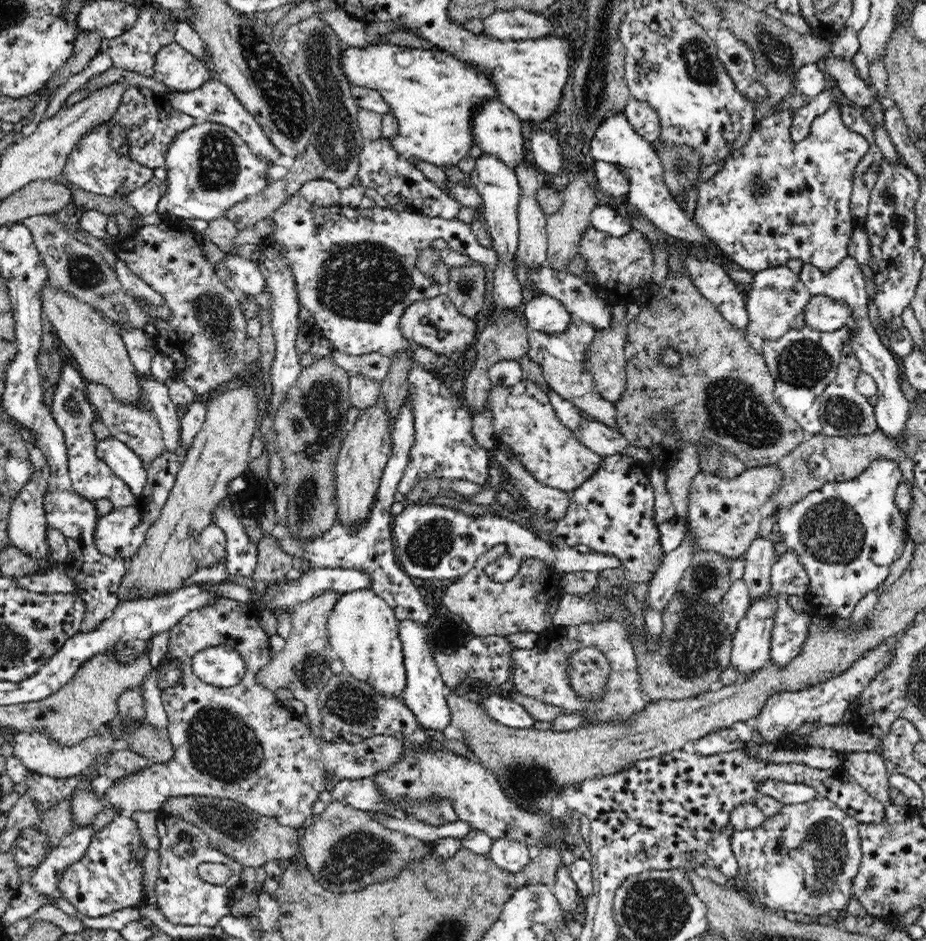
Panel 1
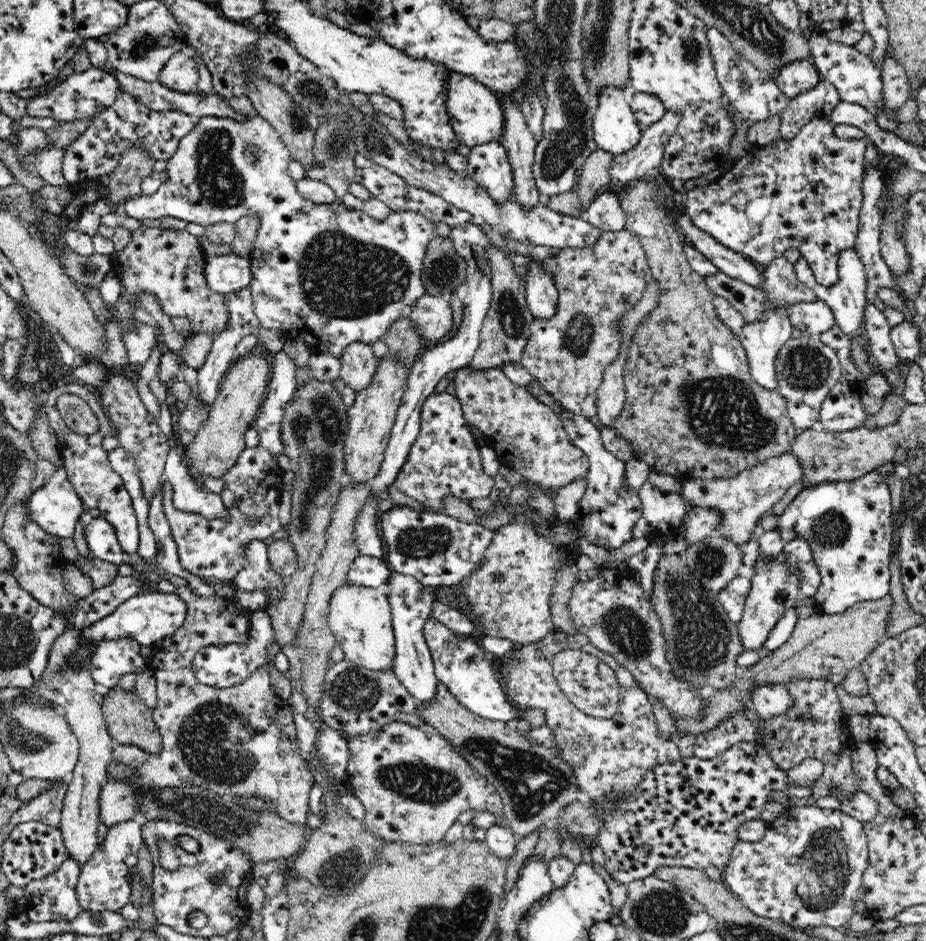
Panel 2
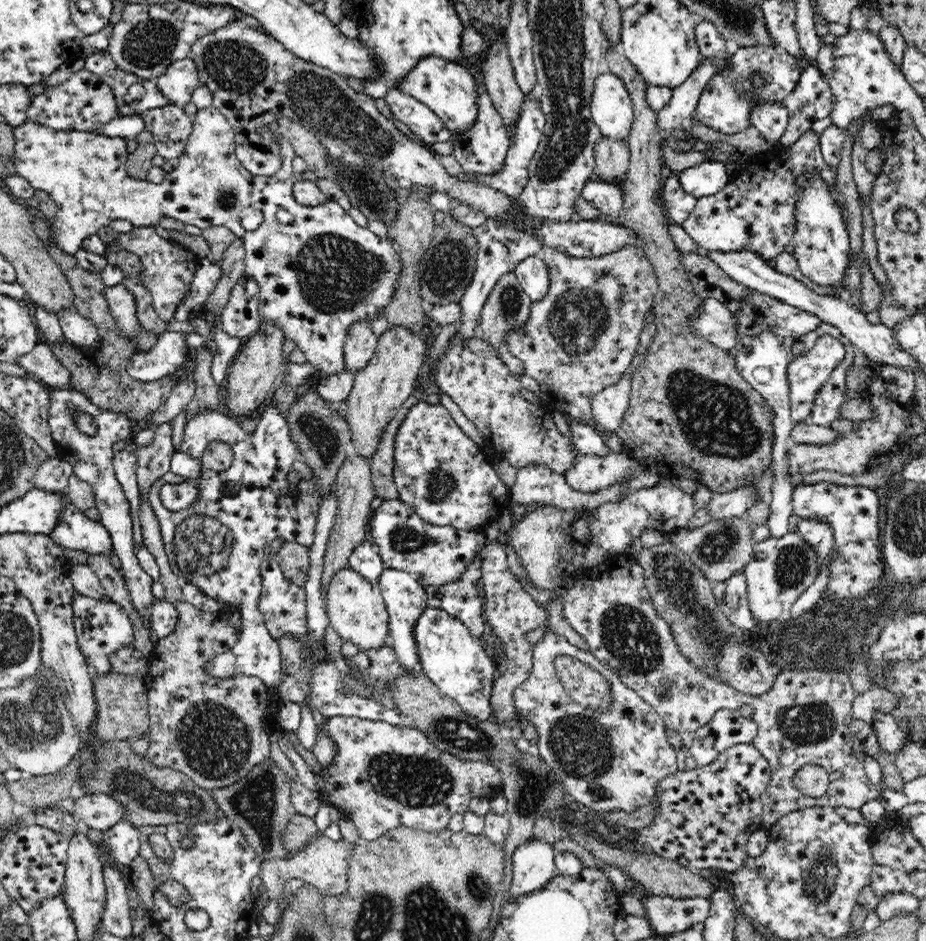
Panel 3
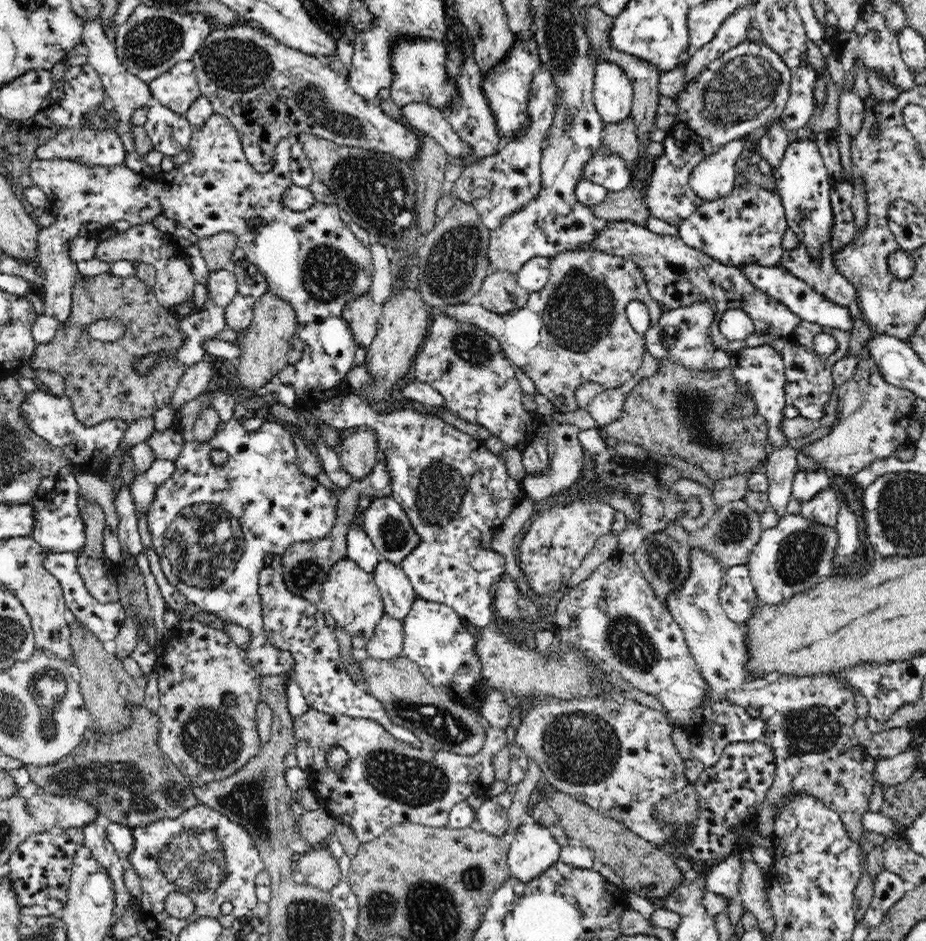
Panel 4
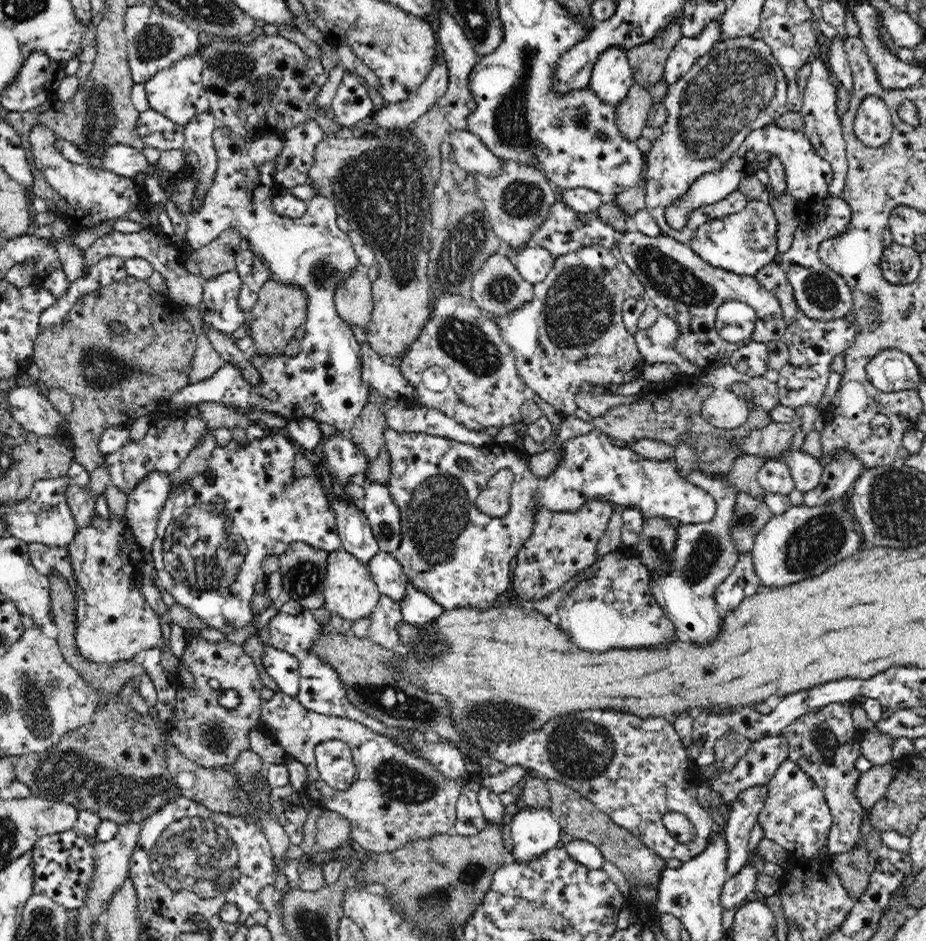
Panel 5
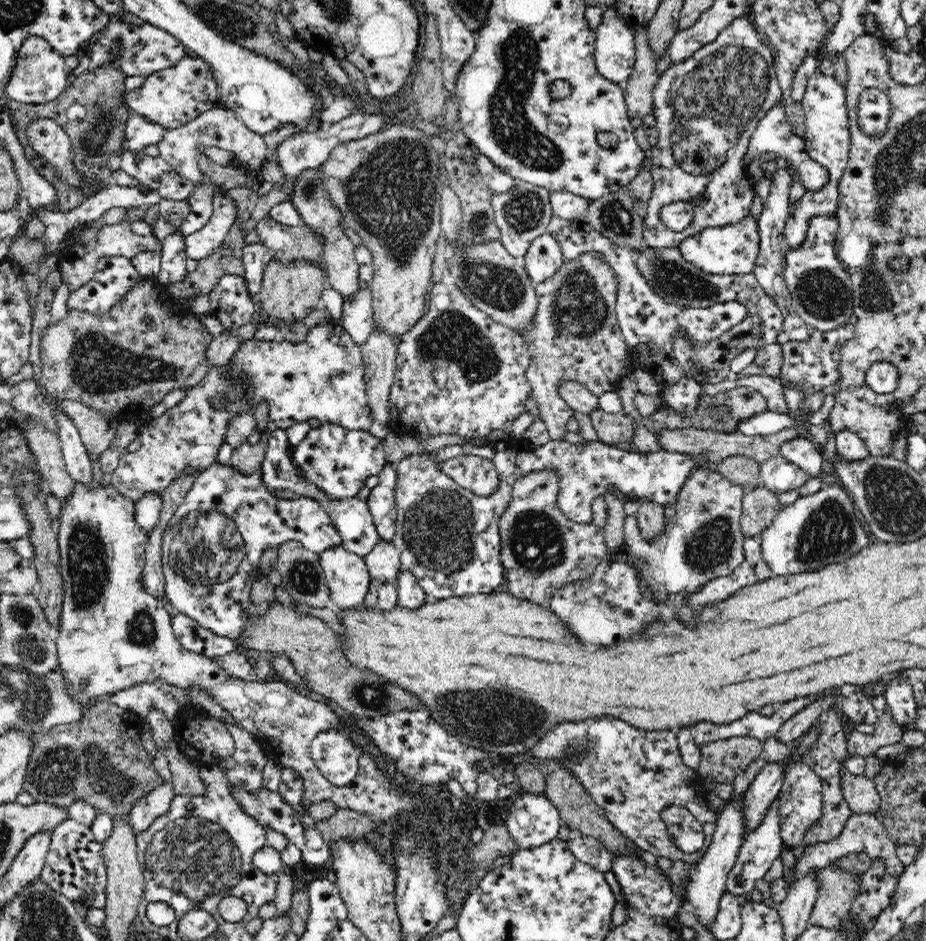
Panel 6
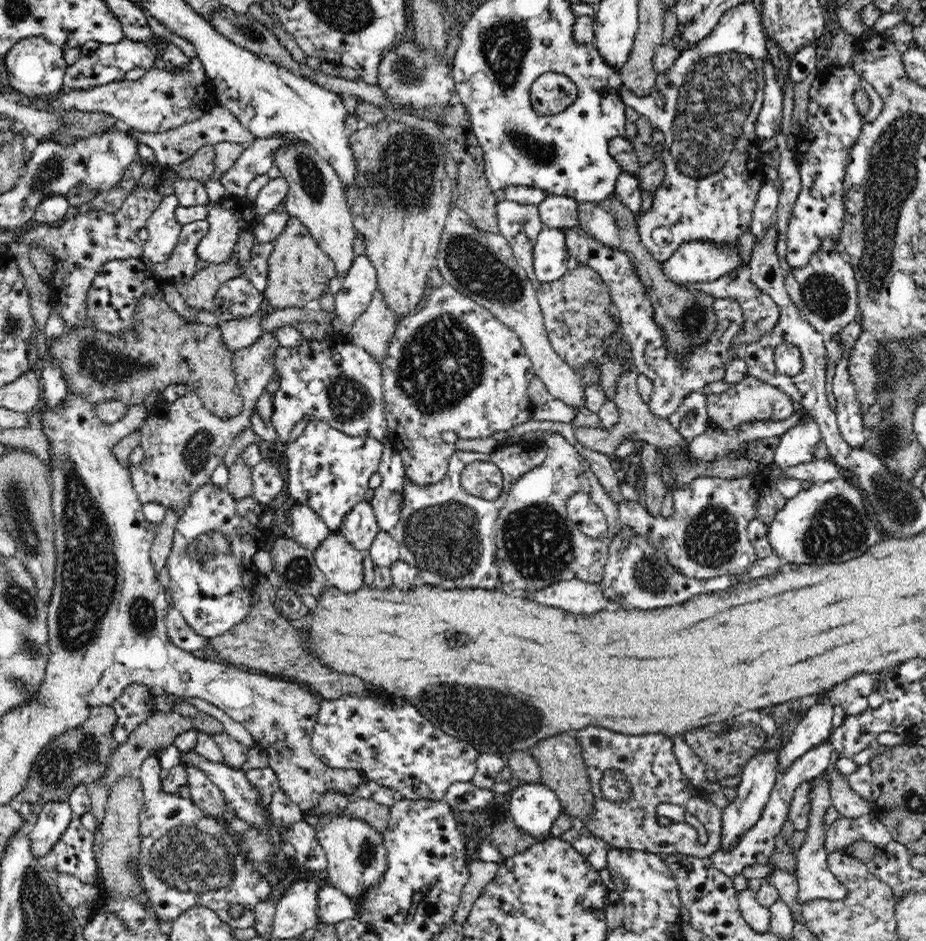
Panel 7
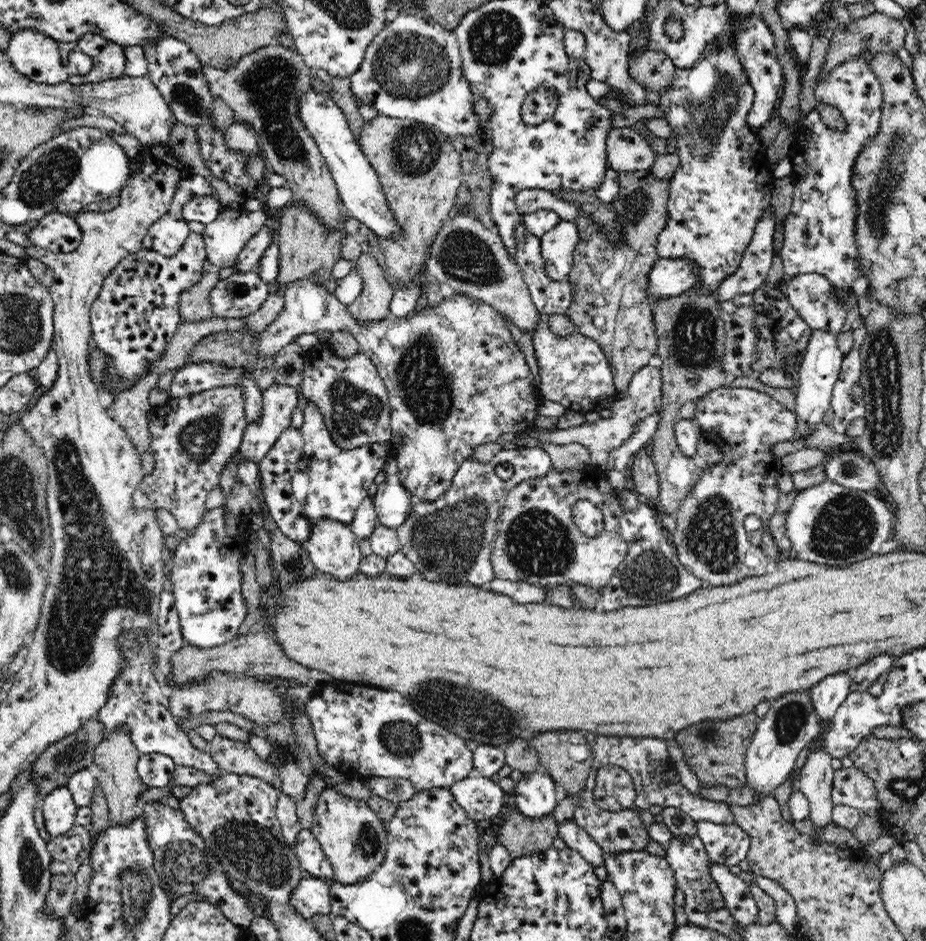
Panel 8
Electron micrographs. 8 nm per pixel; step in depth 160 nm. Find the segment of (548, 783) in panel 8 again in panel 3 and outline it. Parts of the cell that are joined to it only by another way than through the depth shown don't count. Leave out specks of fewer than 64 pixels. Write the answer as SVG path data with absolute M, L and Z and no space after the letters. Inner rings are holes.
M530 838L512 855L512 881L508 896L520 897L547 885L555 875L554 851L550 843Z

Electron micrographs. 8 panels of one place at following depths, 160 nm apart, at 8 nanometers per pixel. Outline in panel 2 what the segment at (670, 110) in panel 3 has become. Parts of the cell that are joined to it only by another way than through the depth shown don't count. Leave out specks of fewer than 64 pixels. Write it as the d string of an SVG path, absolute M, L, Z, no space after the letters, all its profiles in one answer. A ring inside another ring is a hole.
M665 111L654 124L642 128L639 143L612 160L610 186L616 191L623 191L632 181L657 170L662 162L663 147L678 124L678 113Z

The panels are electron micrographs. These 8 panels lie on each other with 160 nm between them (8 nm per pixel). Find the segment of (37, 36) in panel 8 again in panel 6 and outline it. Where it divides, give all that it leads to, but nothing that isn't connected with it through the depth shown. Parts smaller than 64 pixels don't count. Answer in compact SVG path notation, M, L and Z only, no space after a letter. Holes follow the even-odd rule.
M30 37L28 40L22 42L21 48L18 49L15 65L5 88L5 100L17 100L18 102L24 102L24 104L42 104L50 102L58 98L60 92L62 92L68 83L68 77L71 69L66 66L65 58L56 52L52 45L42 37Z

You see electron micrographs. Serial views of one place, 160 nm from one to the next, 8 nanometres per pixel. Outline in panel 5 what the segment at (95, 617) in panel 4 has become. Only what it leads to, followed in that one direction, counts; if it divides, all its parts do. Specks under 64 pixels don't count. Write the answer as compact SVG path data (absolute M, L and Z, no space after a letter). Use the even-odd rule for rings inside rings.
M28 543L28 550L34 568L43 575L62 575L75 594L75 580L71 571L70 554L67 547L51 547L42 543Z

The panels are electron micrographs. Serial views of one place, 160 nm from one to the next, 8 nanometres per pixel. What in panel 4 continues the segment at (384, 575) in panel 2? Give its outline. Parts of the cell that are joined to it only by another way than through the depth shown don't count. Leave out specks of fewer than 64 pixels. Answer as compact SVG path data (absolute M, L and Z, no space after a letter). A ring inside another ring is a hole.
M355 520L349 525L347 532L347 558L369 573L373 572L380 561L379 552L359 520Z

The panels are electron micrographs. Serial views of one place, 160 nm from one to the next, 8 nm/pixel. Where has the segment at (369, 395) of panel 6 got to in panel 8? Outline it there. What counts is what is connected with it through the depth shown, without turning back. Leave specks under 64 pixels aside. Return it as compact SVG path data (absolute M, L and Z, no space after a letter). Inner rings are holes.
M363 246L360 258L353 267L358 269L358 275L362 278L362 292L358 298L349 304L348 311L352 313L352 319L358 326L370 326L390 318L390 303L393 300L394 288L386 280L383 269L375 261L374 256Z

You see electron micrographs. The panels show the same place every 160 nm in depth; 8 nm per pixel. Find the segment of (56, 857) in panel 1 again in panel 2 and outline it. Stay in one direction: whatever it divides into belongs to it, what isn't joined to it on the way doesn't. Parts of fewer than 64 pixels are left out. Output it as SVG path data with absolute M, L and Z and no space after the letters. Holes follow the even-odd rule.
M67 856L62 866L50 876L44 876L38 880L30 880L24 886L23 898L25 899L24 912L32 922L60 922L74 920L80 911L78 897L76 896L76 886L81 868L71 857Z

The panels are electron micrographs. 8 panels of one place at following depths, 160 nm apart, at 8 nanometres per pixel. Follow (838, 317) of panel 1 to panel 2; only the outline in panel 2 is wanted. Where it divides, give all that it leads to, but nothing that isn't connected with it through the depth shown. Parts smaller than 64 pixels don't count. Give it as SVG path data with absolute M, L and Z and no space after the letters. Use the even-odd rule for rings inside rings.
M822 300L790 303L785 312L789 316L793 328L802 334L819 336L836 325L832 309Z

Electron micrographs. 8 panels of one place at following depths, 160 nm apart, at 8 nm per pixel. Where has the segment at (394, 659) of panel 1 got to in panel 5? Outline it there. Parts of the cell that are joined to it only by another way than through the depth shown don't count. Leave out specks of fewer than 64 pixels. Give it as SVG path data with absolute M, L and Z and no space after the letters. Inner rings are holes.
M342 549L330 551L327 556L326 576L322 589L326 608L353 622L374 612L381 594L366 563L360 562L354 555Z

